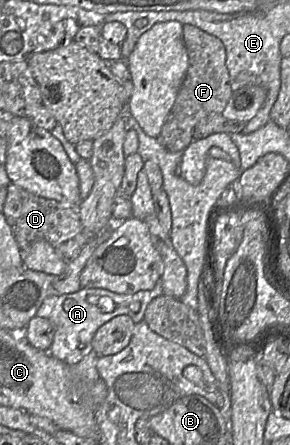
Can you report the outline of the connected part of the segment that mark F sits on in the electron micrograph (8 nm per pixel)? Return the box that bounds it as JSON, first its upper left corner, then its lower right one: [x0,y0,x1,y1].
[157,24,233,152]

